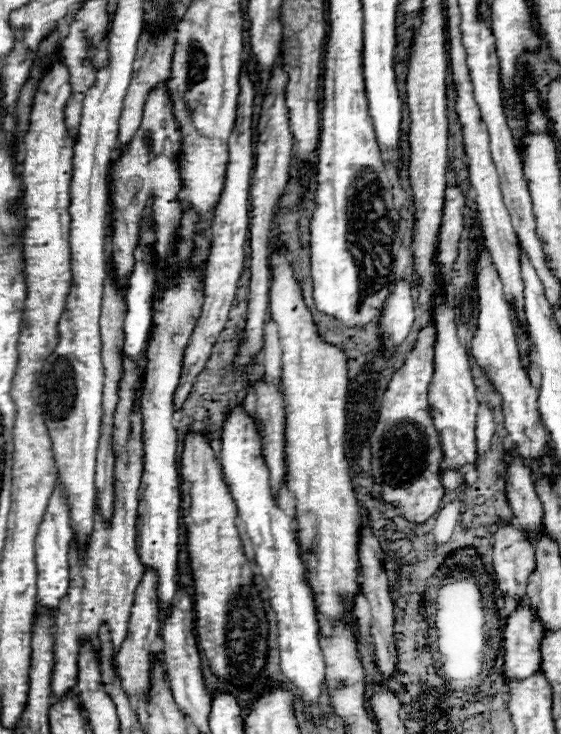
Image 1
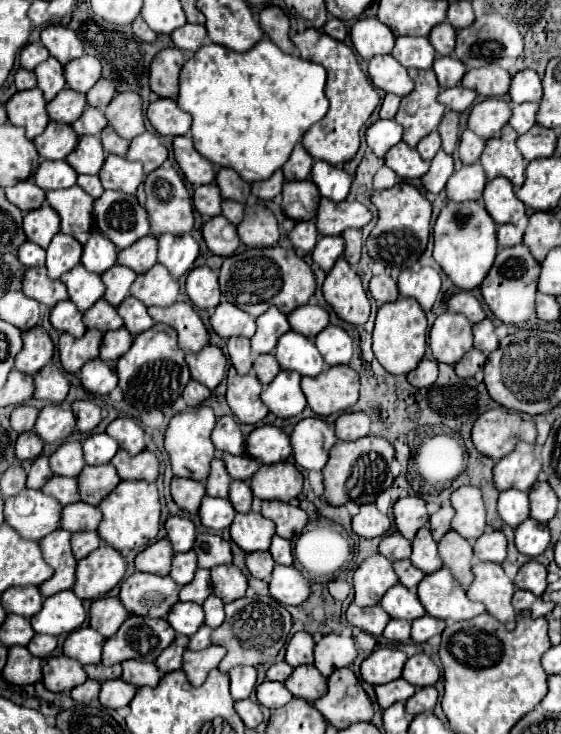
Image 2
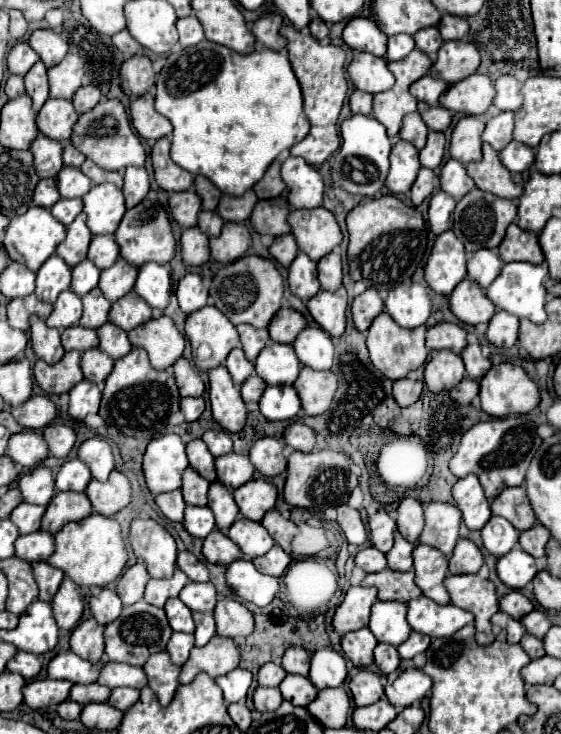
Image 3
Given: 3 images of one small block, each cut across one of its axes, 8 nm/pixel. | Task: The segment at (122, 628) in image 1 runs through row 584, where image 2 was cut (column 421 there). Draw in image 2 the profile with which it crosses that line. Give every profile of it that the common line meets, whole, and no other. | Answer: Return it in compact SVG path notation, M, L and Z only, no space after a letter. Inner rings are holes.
M414 70L408 74L414 80L414 90L402 98L400 110L394 120L404 128L404 142L408 146L416 146L420 138L434 132L444 116L446 106L442 106L436 96L440 94L440 86L434 70Z

